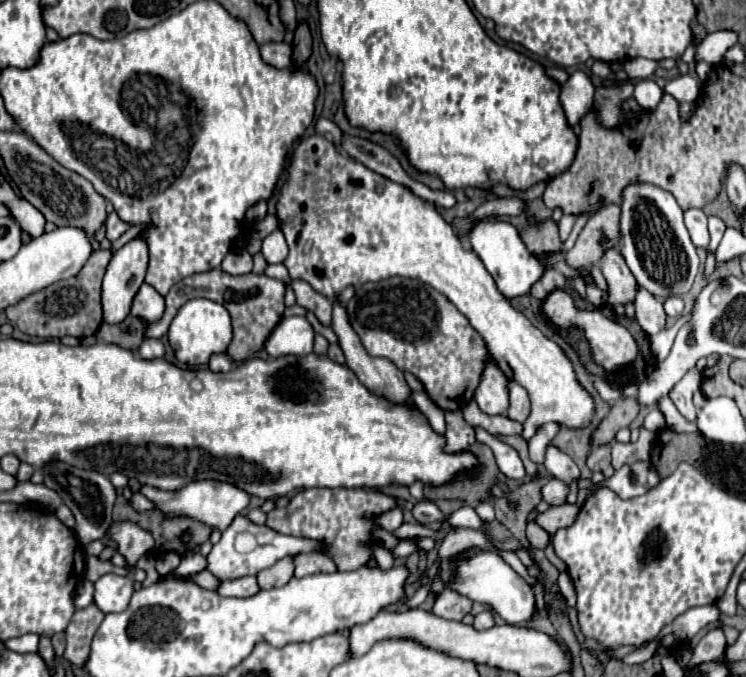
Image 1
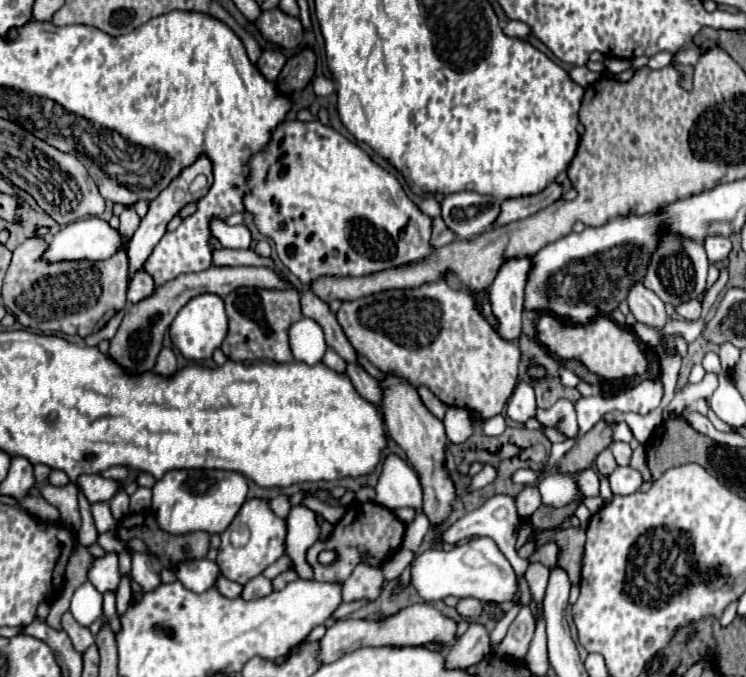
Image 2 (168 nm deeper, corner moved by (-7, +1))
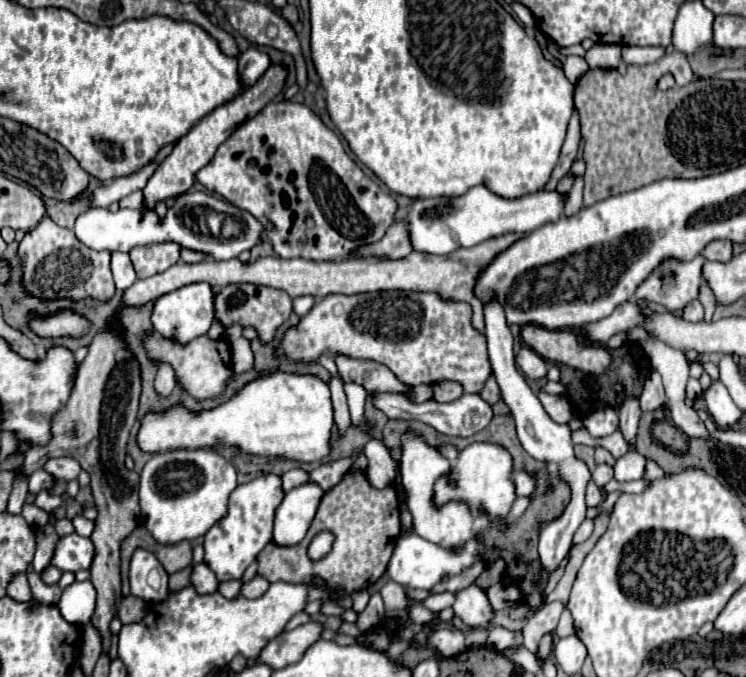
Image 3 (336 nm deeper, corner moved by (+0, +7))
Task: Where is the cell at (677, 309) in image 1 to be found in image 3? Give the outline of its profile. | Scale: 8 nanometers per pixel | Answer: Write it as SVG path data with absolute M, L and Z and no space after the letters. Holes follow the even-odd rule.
M695 299L695 301L691 301L685 309L683 309L683 319L687 319L687 321L703 321L703 305L701 305L701 301L699 299Z

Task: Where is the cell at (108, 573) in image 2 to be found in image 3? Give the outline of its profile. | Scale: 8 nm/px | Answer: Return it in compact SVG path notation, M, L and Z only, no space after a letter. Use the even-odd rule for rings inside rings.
M69 533L65 537L59 537L55 545L55 553L51 557L51 565L55 565L61 571L79 571L89 569L93 561L95 549L91 539L81 537L77 533Z

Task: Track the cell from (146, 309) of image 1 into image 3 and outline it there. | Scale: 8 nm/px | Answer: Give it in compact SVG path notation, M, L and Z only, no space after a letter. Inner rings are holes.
M117 251L111 253L111 273L115 279L115 287L121 291L129 289L137 281L129 253L117 253Z

